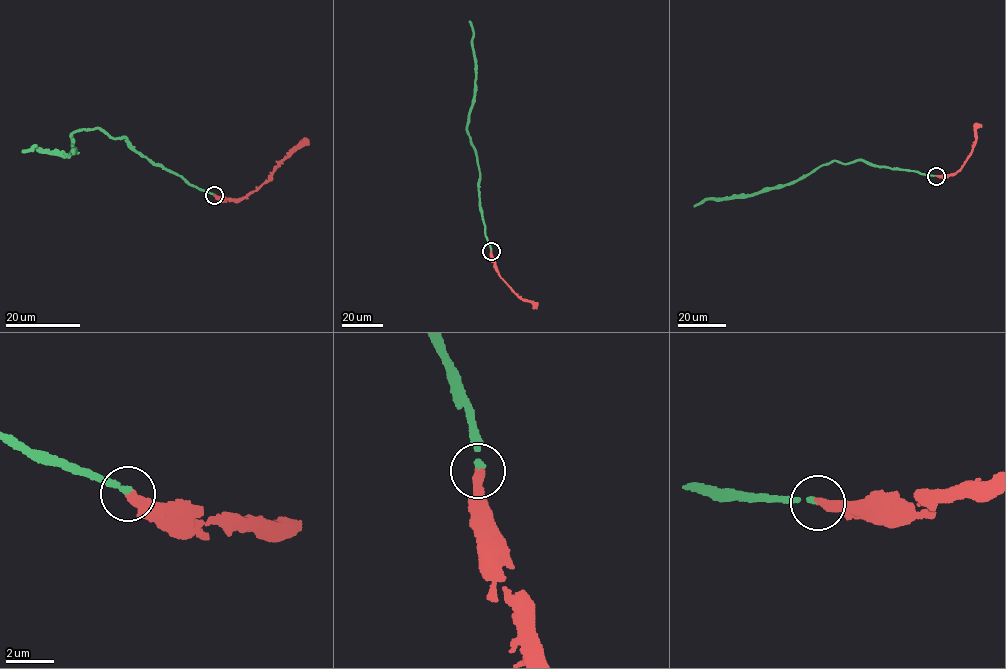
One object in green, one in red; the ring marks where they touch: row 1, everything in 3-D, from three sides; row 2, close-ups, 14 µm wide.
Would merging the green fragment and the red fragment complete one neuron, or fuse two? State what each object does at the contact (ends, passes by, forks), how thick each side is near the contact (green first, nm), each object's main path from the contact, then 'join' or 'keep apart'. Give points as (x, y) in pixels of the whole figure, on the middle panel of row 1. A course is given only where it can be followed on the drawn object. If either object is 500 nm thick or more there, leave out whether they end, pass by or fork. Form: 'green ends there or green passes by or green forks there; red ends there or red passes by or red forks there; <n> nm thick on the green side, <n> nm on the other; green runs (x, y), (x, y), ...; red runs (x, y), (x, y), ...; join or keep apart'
green ends there; red ends there; 170 nm thick on the green side, 320 nm on the other; green runs (491, 251), (480, 204), (477, 160), (467, 126), (476, 77), (469, 20); red runs (491, 251), (499, 276), (518, 296), (536, 308); join

